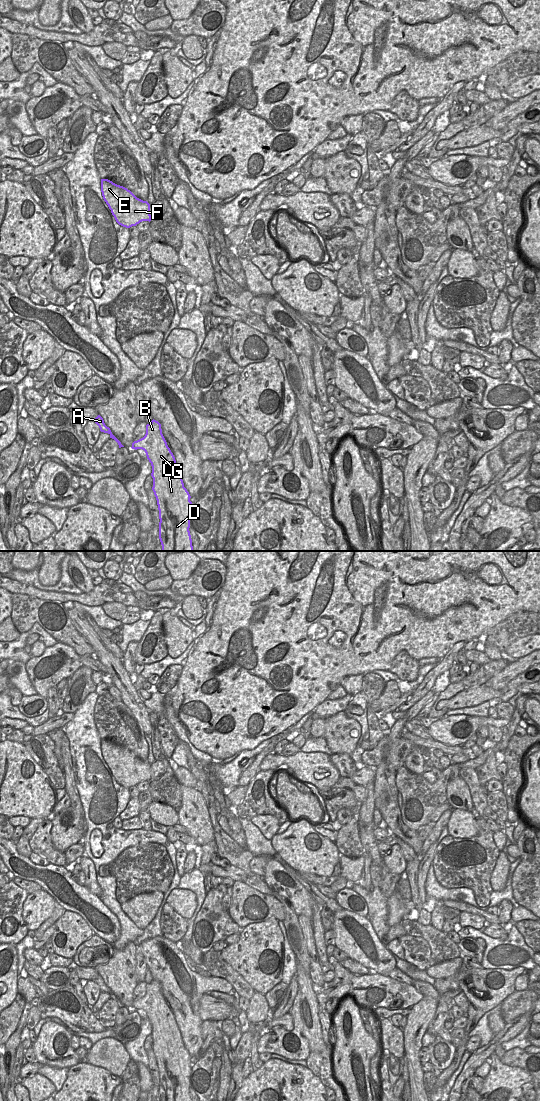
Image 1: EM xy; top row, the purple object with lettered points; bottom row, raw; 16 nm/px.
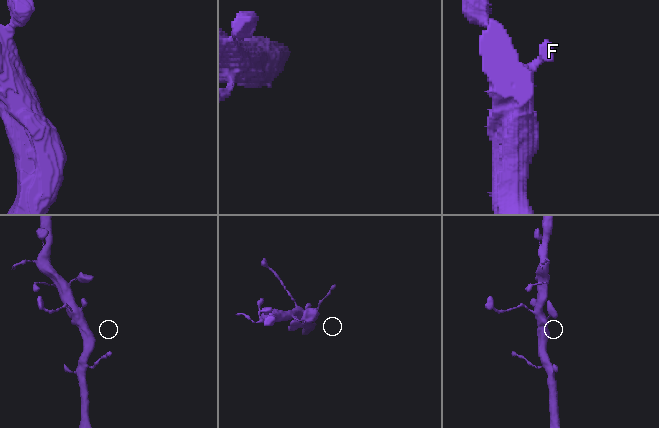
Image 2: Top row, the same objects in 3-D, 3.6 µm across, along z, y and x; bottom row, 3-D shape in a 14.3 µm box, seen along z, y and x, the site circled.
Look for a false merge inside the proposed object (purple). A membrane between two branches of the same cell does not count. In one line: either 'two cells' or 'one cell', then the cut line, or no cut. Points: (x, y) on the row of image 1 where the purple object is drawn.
one cell; cut none

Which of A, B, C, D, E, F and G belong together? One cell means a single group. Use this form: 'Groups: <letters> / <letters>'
Groups: A B C D E F G

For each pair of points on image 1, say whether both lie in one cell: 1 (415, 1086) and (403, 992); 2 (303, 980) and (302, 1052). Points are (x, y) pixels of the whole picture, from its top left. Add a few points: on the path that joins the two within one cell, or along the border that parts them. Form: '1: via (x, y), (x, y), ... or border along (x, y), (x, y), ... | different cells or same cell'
1: border along (424, 996), (413, 1006) | different cells
2: border along (299, 1000), (302, 1035), (307, 1040), (308, 1046) | different cells

